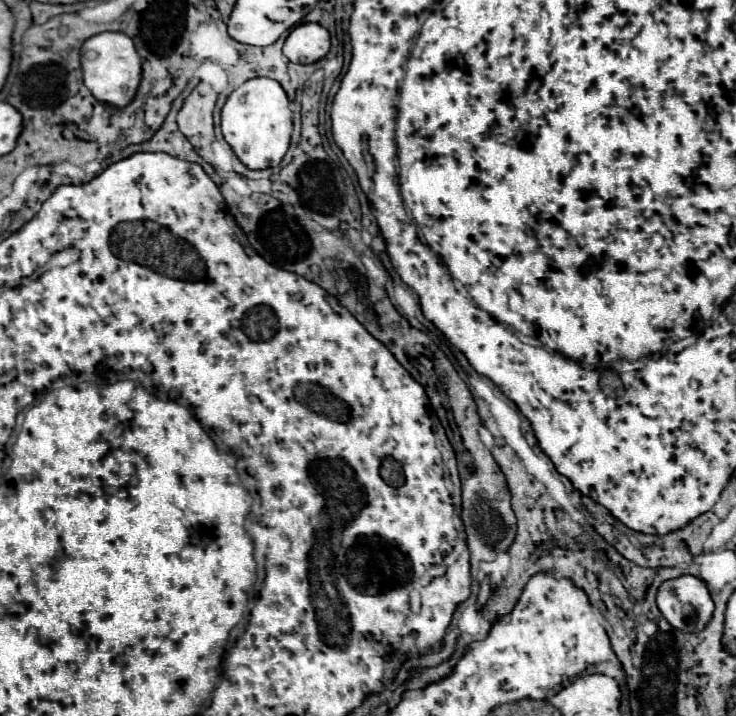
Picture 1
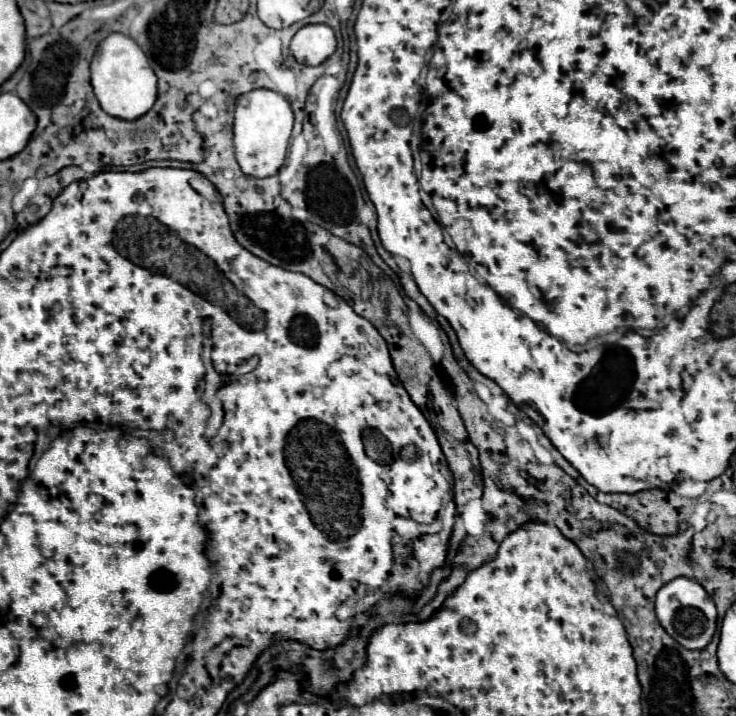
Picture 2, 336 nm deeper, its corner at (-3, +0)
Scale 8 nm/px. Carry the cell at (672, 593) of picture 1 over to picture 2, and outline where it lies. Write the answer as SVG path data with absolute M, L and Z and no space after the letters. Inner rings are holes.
M678 577L666 583L656 595L656 615L664 631L686 649L704 649L716 633L716 605L704 587L688 577Z

